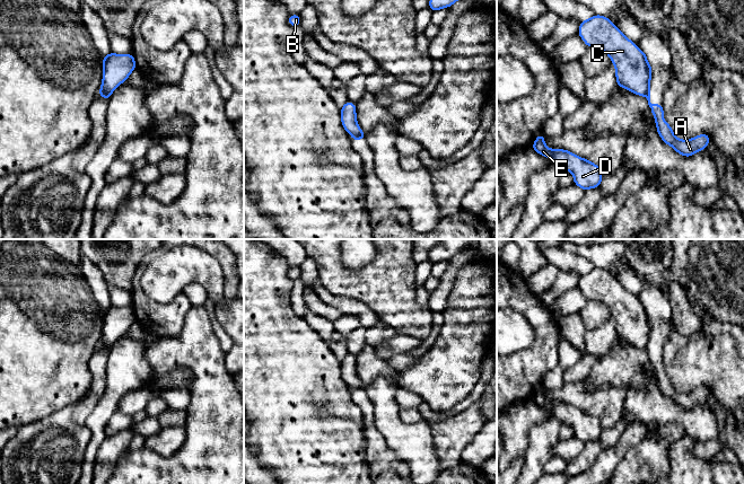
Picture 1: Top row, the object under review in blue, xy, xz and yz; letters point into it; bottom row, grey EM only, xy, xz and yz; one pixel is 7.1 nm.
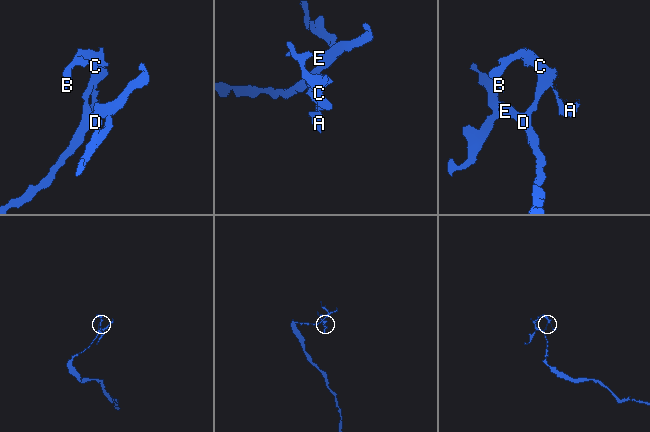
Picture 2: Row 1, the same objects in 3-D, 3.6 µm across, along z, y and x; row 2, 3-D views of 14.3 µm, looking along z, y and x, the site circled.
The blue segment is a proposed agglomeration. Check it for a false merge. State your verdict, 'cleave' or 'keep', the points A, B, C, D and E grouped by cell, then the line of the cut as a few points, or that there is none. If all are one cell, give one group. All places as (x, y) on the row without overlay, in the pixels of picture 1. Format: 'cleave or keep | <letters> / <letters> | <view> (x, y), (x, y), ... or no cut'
cleave | A / B C D E | yz (648, 340), (644, 348)

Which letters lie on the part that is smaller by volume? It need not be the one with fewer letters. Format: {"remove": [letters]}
{"remove": ["A"]}

